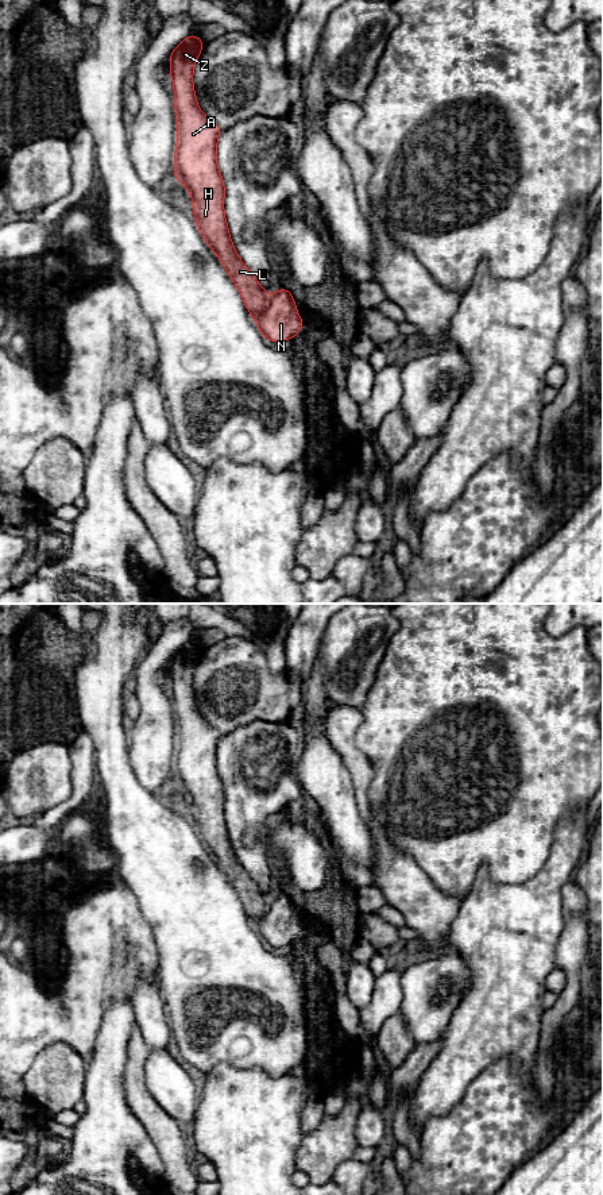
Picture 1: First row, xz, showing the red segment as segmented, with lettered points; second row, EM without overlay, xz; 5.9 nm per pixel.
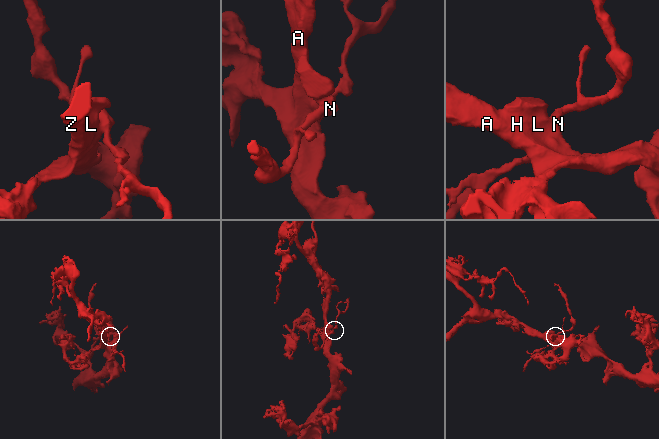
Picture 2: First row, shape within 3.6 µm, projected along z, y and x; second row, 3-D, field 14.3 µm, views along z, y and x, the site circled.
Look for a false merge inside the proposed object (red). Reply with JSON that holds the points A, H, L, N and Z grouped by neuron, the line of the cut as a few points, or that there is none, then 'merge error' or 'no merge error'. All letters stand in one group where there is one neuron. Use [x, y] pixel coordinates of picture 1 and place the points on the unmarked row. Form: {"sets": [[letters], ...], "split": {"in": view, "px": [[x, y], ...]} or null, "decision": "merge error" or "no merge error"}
{"sets": [["A", "H", "L", "Z"], ["N"]], "split": {"in": "xz", "px": [[269, 902], [267, 910], [254, 924]]}, "decision": "merge error"}

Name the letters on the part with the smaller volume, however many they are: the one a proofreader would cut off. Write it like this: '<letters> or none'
N

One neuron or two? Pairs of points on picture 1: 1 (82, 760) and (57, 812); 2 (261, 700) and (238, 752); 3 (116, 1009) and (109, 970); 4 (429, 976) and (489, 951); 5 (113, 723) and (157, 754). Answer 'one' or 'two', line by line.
1: one
2: two
3: two
4: two
5: two

